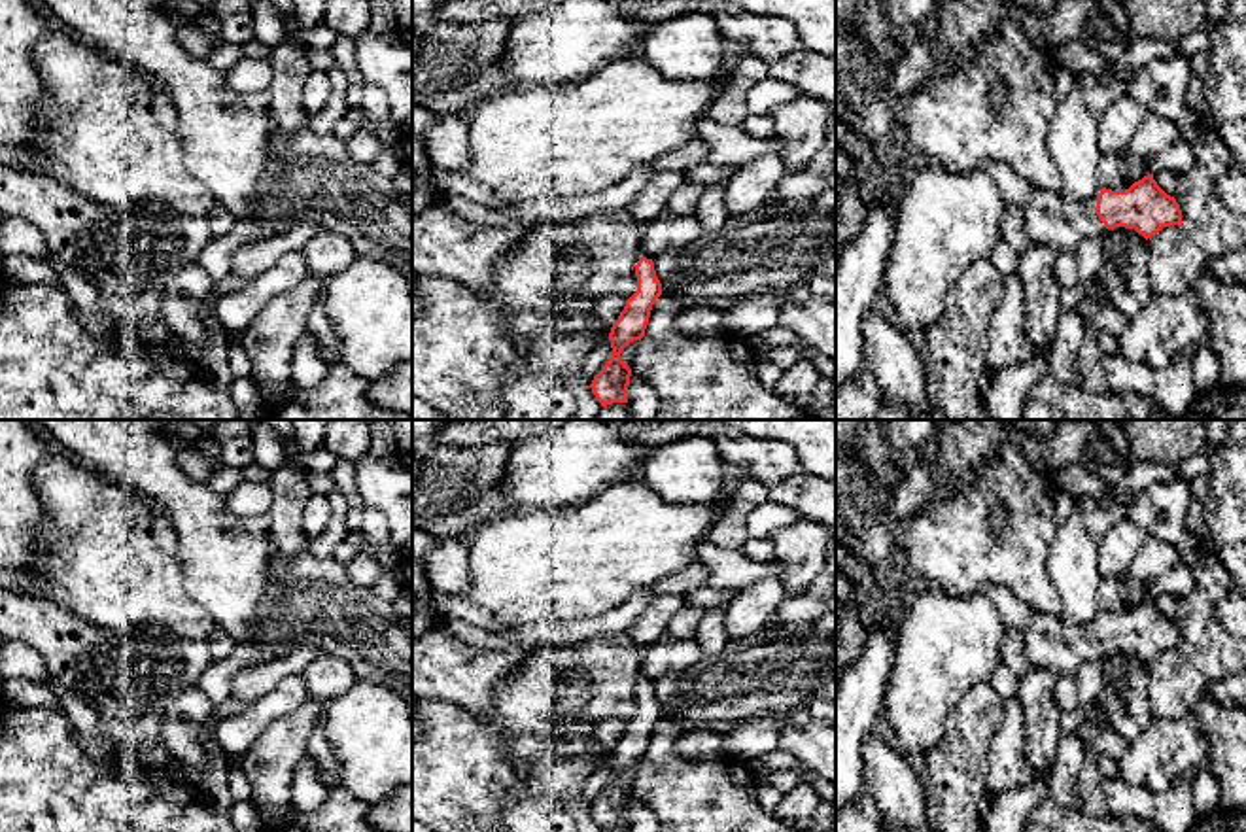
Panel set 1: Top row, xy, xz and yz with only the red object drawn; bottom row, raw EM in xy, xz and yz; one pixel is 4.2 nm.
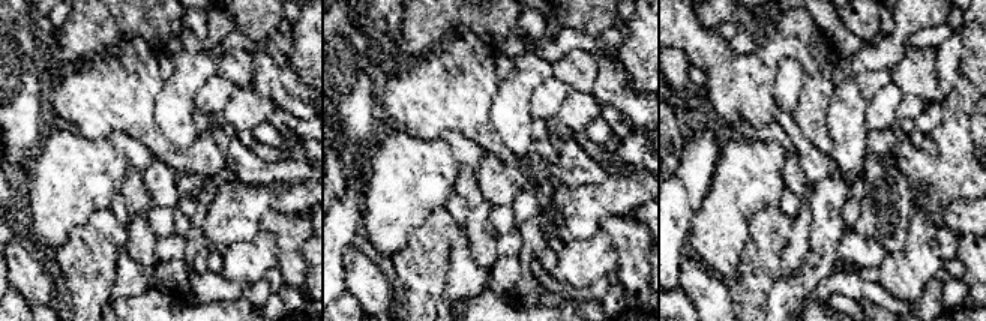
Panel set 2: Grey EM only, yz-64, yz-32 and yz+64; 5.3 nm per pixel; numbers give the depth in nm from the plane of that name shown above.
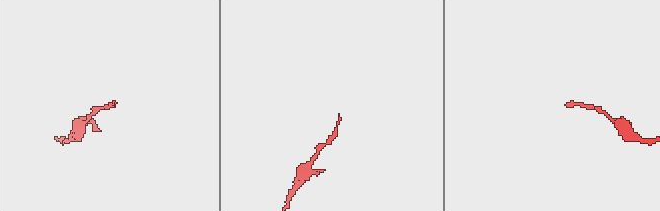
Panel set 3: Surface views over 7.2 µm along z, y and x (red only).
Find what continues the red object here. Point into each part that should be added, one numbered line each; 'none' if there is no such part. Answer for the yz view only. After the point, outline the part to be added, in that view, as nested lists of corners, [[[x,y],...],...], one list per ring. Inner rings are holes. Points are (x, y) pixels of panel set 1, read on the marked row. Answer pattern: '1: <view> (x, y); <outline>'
1: yz (1052, 220); [[[1040,187],[1030,189],[1021,212],[1030,240],[1059,253],[1074,253],[1083,238],[1102,236],[1108,231],[1097,216],[1097,202],[1072,202]]]

